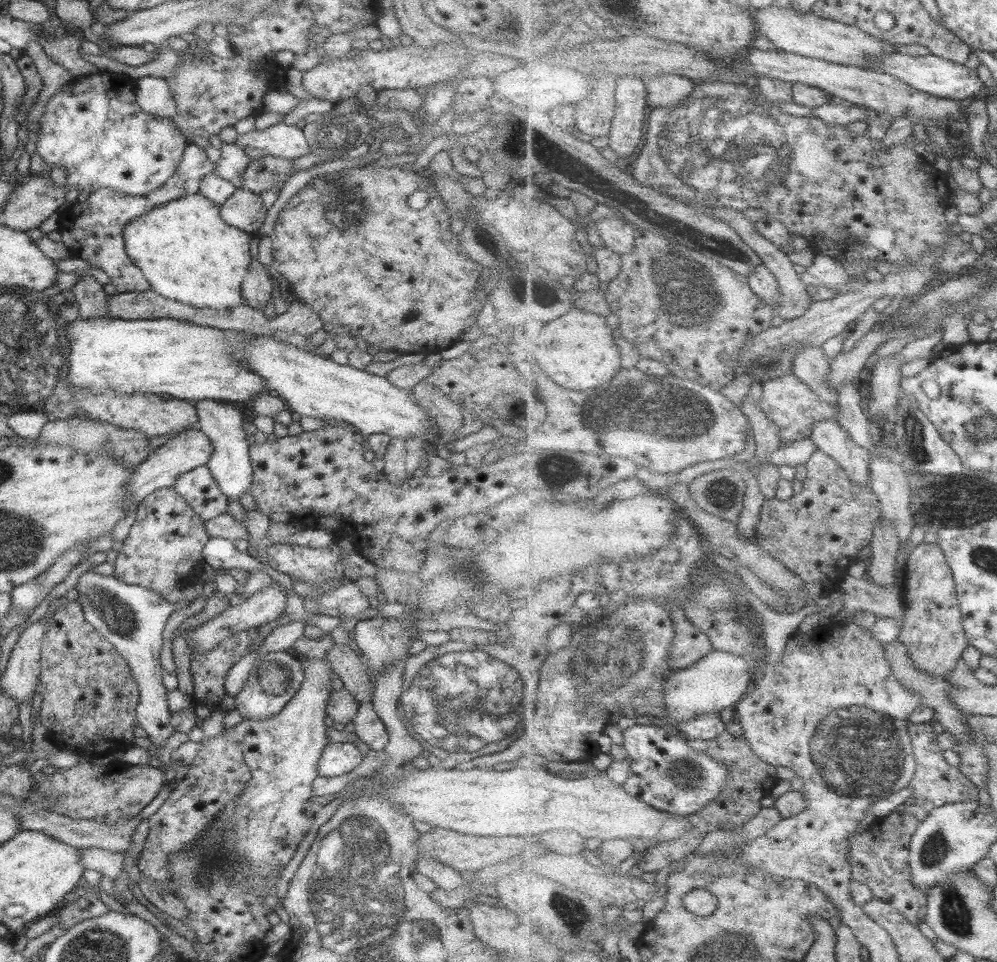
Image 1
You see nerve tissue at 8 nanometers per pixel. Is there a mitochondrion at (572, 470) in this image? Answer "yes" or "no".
yes

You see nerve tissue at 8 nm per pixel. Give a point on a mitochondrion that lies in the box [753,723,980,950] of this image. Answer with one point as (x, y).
(955, 916)

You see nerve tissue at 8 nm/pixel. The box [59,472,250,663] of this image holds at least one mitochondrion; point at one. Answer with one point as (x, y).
(117, 615)

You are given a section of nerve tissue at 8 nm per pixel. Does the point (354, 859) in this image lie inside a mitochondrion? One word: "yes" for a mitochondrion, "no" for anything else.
yes

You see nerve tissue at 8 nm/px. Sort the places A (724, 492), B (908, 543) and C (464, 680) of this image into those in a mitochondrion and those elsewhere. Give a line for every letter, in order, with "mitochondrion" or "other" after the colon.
A: mitochondrion
B: other
C: mitochondrion

